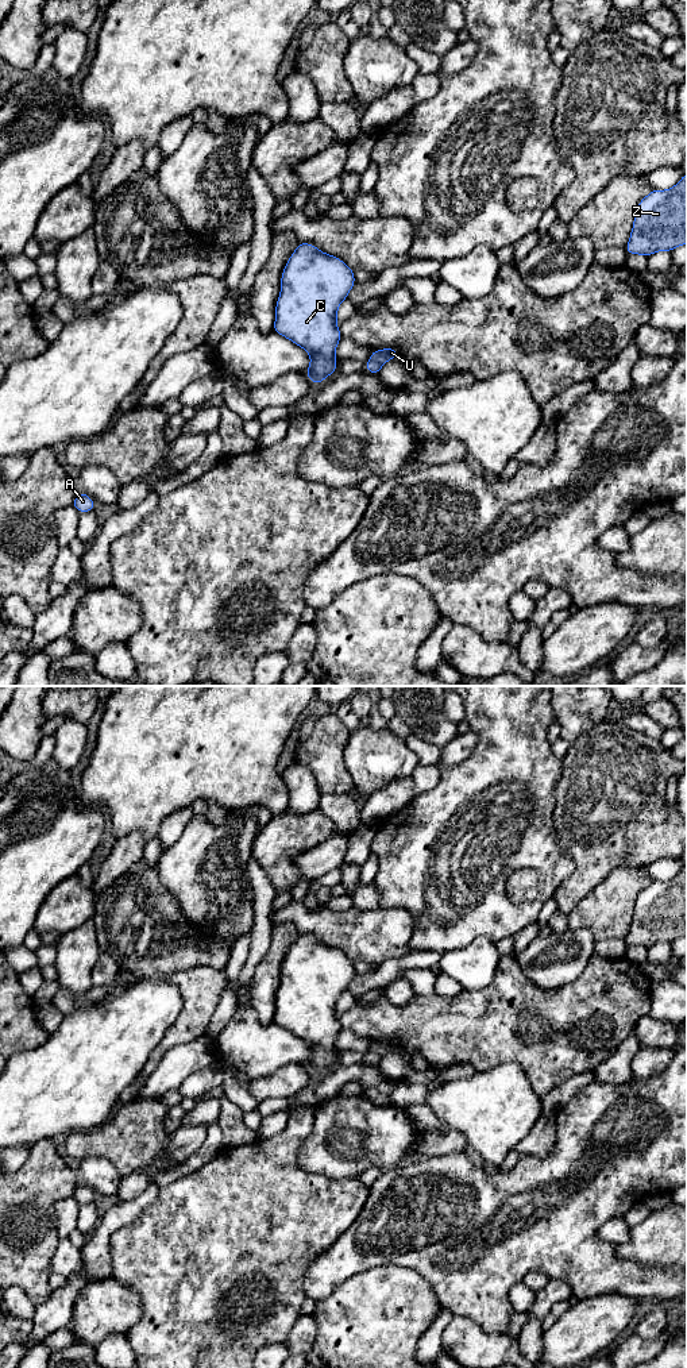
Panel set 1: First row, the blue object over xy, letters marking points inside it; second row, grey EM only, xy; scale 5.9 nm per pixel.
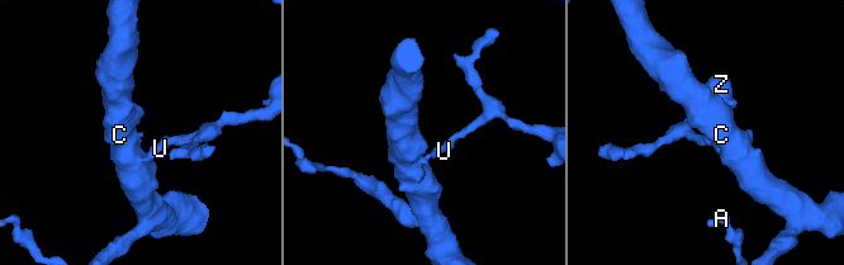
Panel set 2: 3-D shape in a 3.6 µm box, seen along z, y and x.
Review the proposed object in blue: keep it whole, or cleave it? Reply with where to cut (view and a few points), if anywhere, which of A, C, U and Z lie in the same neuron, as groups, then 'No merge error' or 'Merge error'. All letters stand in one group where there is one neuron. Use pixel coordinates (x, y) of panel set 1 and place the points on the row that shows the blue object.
Split along xy (371, 355), (381, 365). Groups: A C / U Z. Merge error

